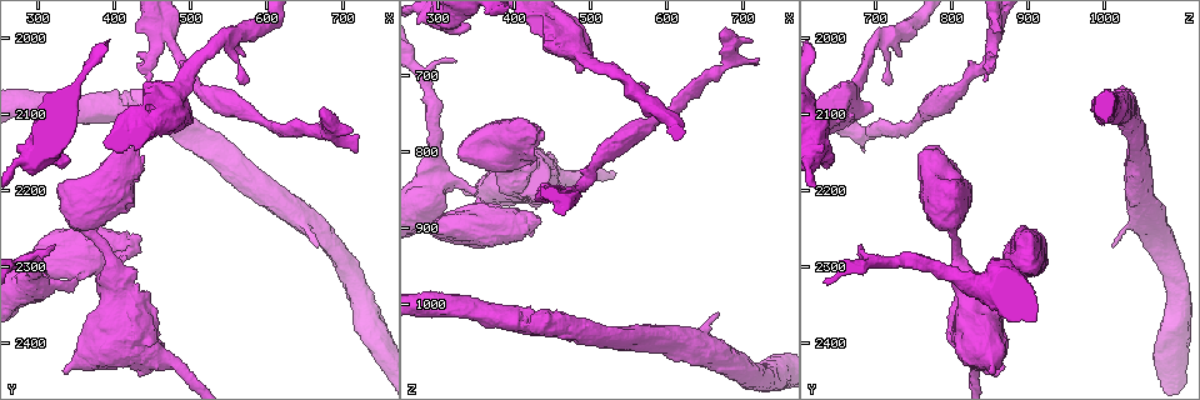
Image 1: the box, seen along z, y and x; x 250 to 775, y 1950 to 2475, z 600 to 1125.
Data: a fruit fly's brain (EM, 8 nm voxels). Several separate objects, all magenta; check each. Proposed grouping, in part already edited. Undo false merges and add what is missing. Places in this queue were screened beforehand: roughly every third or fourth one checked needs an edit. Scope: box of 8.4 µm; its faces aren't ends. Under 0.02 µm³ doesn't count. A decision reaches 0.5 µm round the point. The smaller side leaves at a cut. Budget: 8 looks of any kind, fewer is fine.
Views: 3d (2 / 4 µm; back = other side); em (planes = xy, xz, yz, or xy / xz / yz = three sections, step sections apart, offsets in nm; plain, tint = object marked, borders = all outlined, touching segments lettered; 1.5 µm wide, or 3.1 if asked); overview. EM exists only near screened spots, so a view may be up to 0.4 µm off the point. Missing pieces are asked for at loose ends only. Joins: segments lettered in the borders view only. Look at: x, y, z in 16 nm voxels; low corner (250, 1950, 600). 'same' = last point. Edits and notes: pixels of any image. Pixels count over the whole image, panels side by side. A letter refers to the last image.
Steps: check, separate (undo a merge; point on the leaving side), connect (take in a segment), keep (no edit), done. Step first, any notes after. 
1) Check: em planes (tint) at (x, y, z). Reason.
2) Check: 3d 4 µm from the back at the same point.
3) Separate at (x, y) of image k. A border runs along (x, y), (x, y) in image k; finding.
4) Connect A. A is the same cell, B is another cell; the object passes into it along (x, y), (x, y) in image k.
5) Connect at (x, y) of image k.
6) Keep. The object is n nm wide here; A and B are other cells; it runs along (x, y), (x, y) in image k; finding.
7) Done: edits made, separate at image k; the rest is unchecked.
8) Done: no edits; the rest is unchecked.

Check: 3d 4 µm at (435, 2280, 895). Long arm stops here.

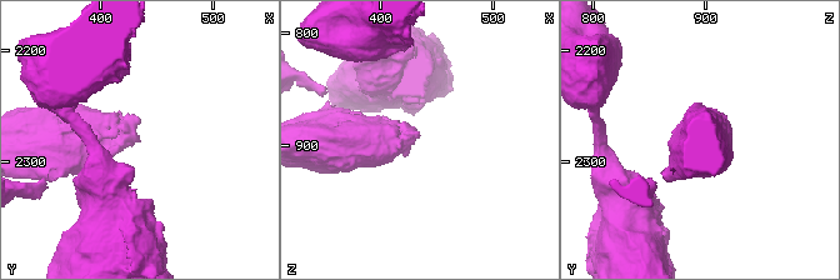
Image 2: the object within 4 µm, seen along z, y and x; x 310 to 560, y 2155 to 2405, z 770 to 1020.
Check: em 3.1 µm xz step 8 (tint) at (436, 2278, 894).

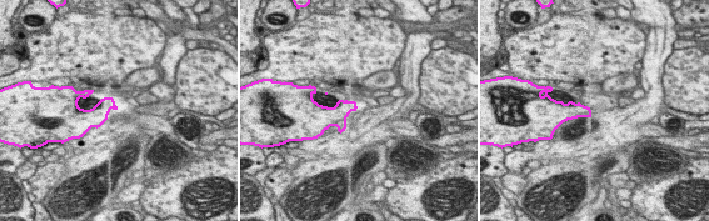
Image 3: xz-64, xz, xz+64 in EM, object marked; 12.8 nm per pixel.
Check: em 3.1 µm planes (borders) at the same point. Another direction.

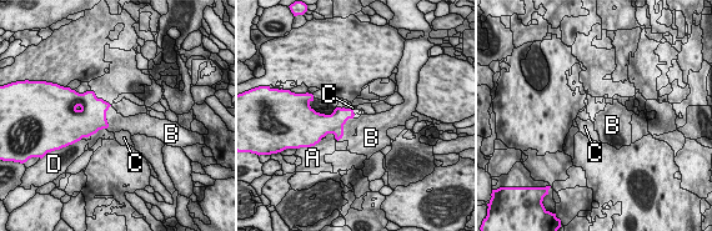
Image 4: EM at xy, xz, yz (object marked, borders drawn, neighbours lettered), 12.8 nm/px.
Keep. A, B, C and D are other cells; a border runs along (352, 117), (337, 141) in image 4; no lettered segment goes on from it.

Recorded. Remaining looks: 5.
Check: em planes (borders) at (320, 2270, 680).

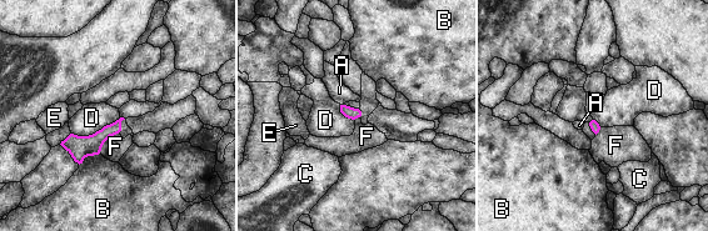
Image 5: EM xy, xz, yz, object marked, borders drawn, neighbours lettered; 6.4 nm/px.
Keep. The longest contact is with D, 340 nm; A, B, C, D, E and F are other cells; no lettered segment goes on from it.

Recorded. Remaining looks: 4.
Check: em planes (borders) at (330, 2435, 850). Stops while still wide.

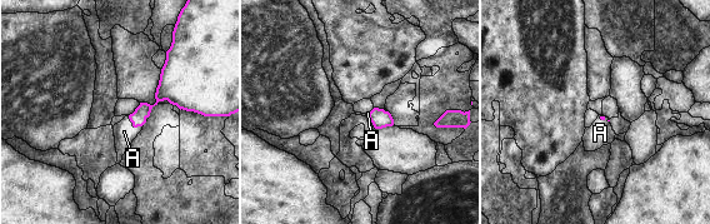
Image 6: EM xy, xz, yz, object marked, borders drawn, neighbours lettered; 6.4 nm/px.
Connect A. The longest contact is with A, 120 nm; A is the same cell; the object passes into it along (138, 118), (133, 125), (124, 132) in image 6; it goes on there.

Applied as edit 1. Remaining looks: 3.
Done: edits made, connect at image 6; the rest is unchecked.

